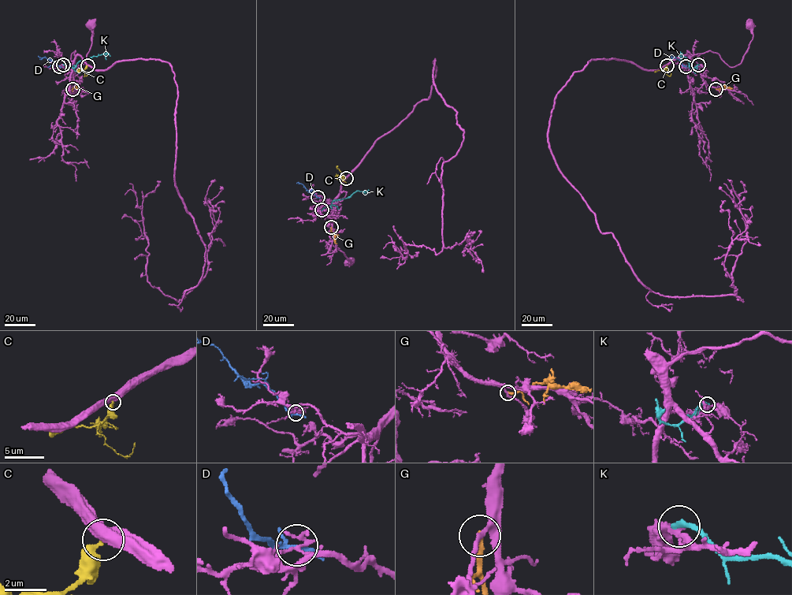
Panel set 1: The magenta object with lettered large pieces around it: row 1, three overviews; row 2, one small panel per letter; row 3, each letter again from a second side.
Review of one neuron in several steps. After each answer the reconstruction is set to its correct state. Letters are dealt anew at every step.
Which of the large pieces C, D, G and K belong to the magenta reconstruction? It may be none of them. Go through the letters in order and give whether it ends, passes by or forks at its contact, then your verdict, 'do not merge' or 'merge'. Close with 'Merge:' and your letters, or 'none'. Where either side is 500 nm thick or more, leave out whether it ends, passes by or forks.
C: do not merge
D: it forks | do not merge
G: it ends | do not merge
K: it ends | do not merge
Merge: none

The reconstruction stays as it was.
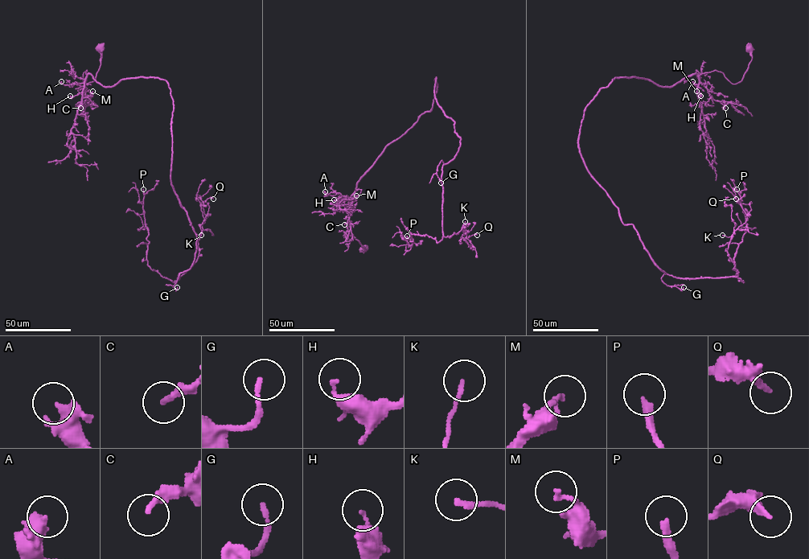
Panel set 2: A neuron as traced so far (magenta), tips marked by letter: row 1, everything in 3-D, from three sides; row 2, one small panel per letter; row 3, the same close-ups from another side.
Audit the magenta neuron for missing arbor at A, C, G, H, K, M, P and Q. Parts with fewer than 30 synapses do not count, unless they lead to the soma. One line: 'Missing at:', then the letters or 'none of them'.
Missing at: none of them

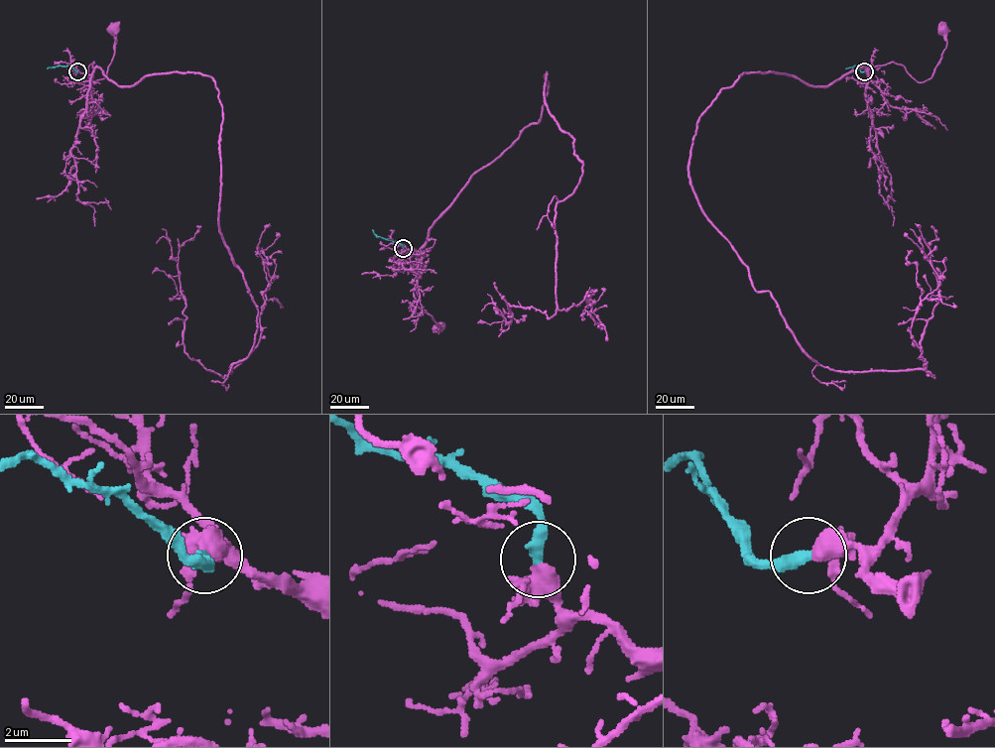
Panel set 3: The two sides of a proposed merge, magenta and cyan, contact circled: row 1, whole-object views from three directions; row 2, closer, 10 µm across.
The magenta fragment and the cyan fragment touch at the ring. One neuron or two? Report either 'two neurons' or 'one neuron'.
one neuron

